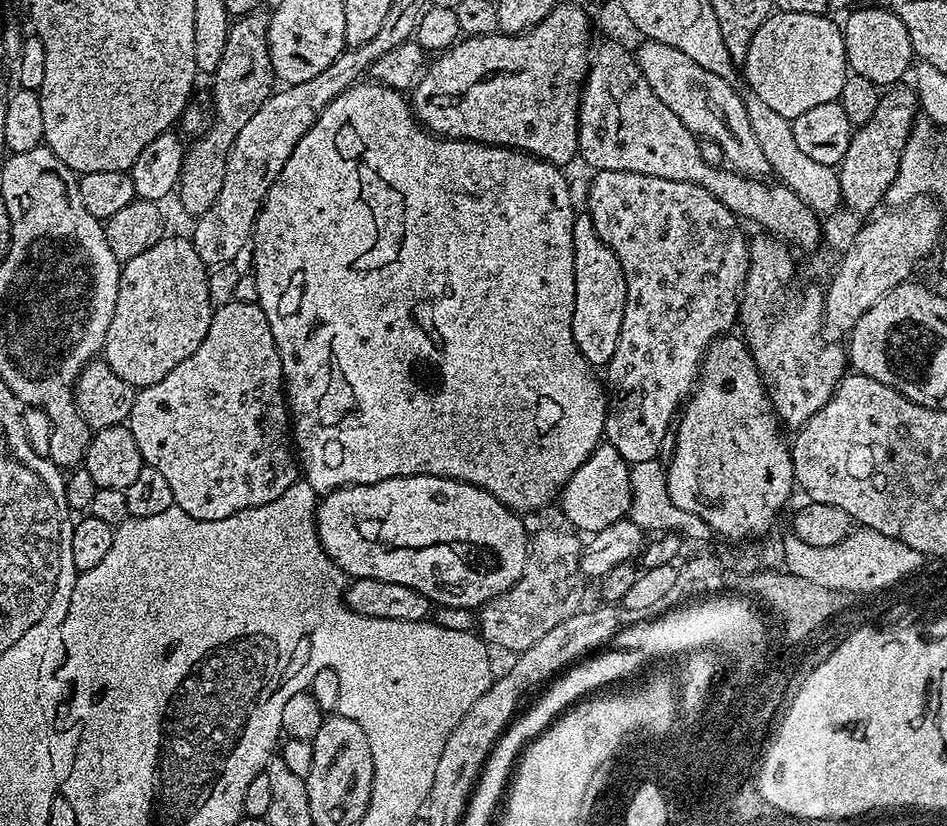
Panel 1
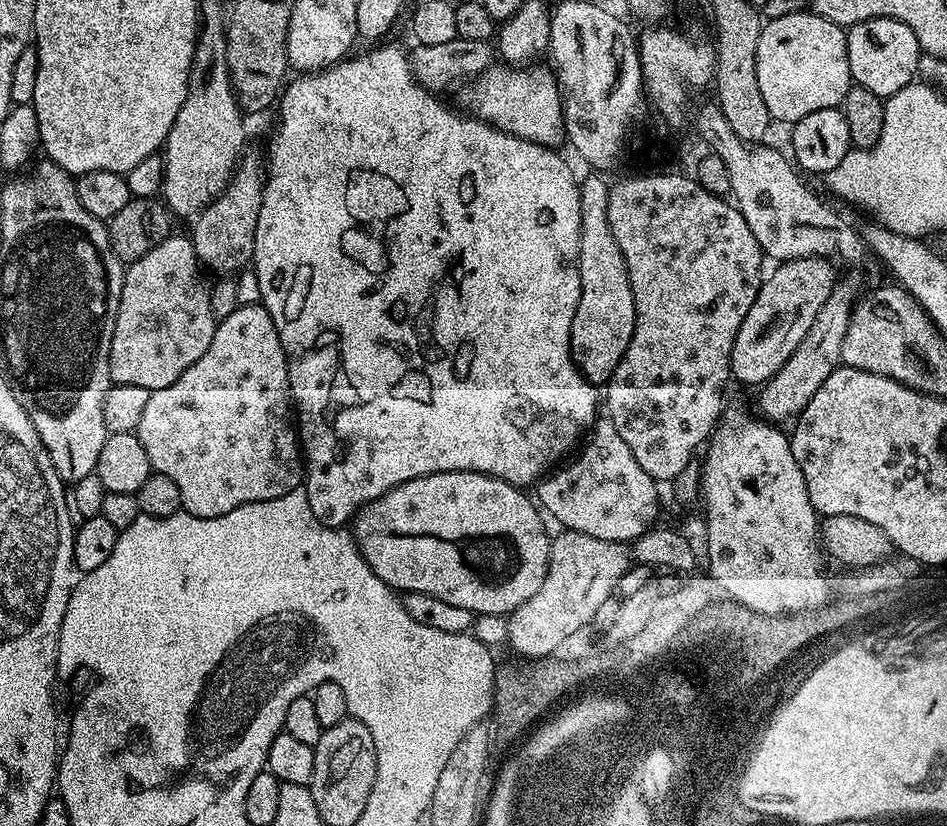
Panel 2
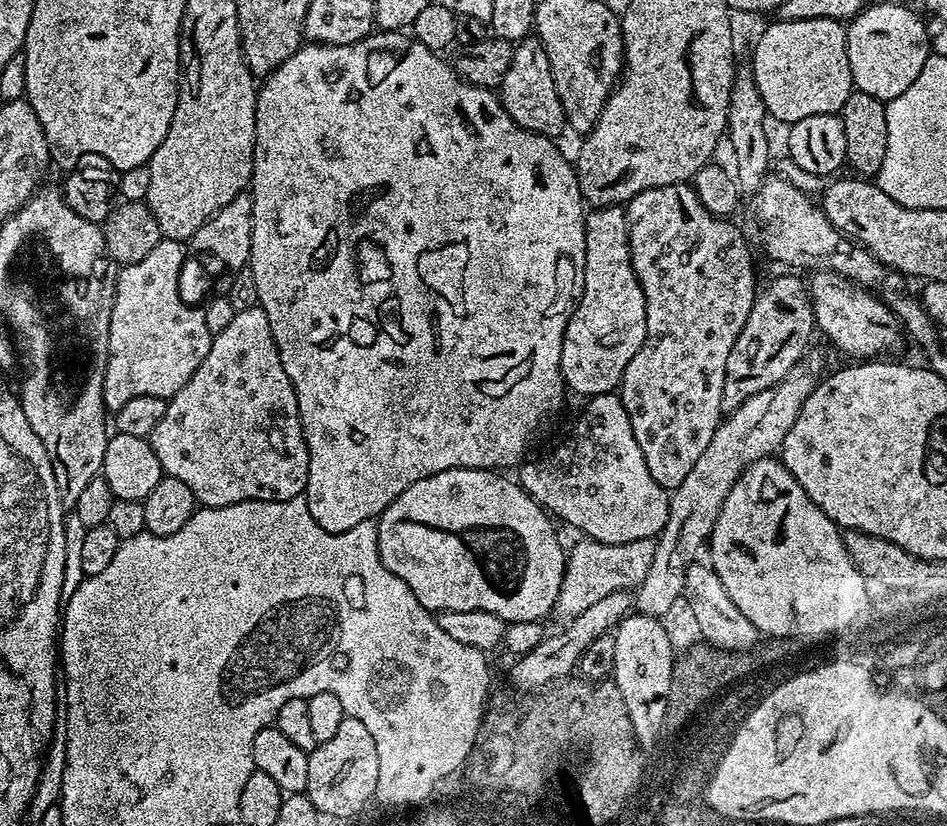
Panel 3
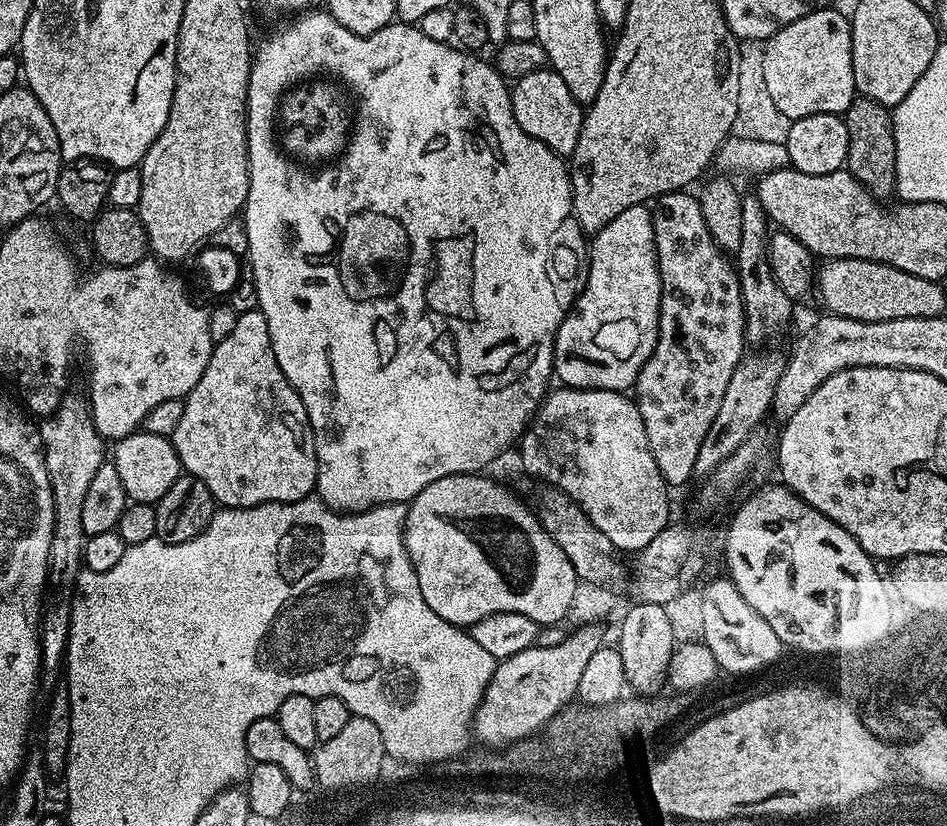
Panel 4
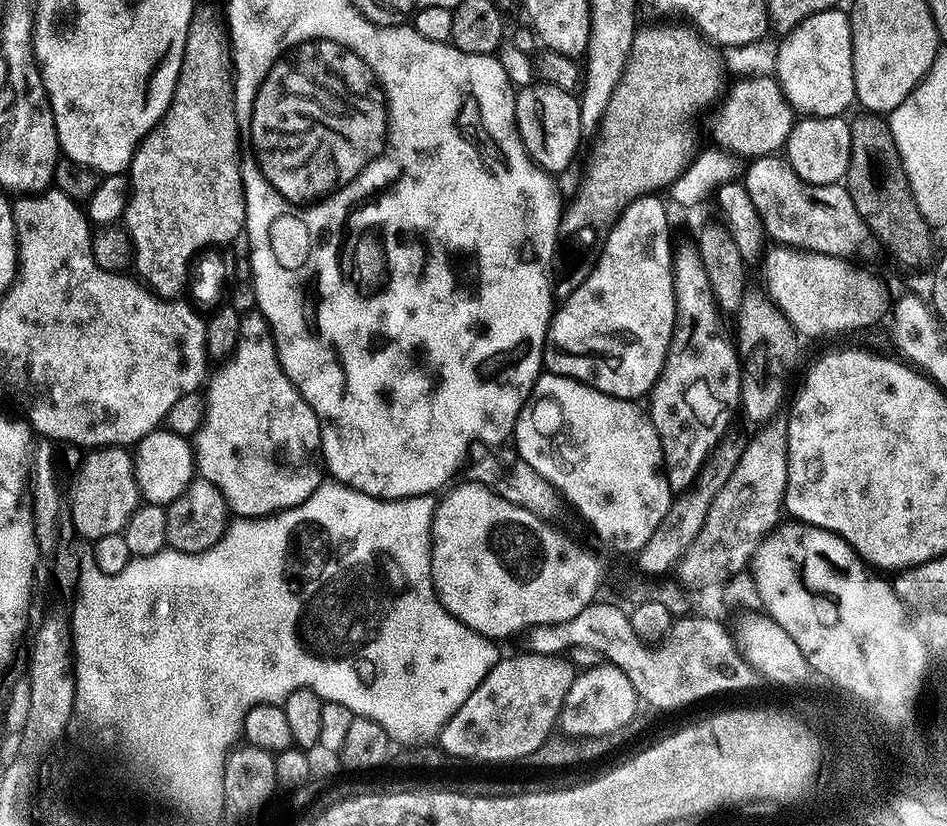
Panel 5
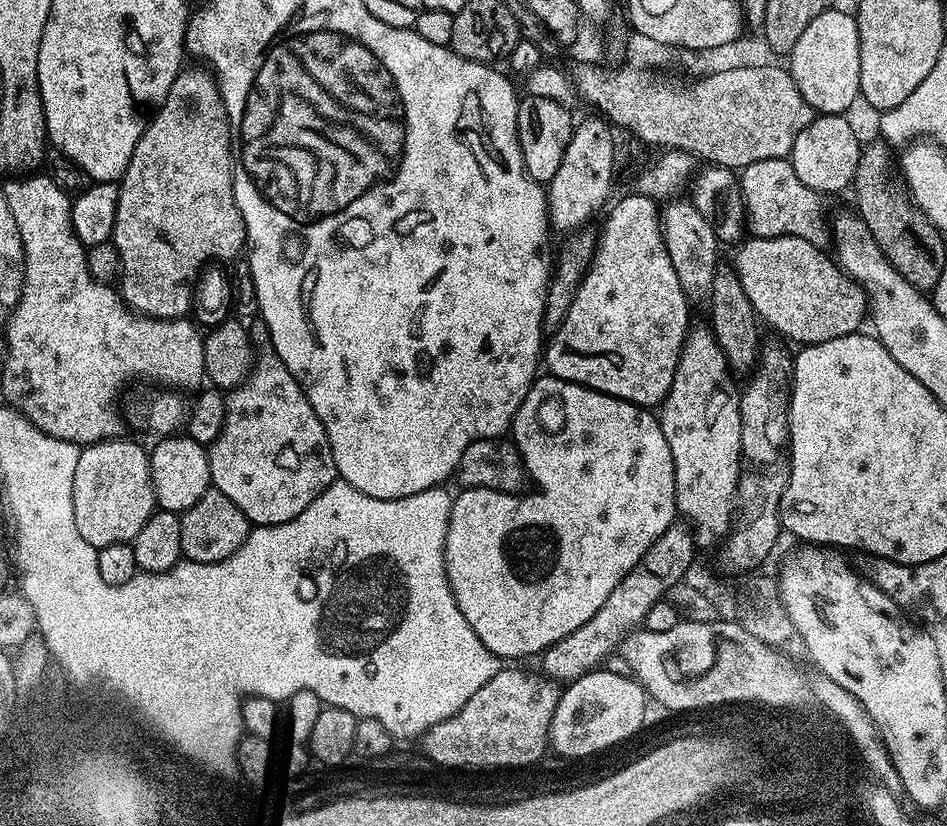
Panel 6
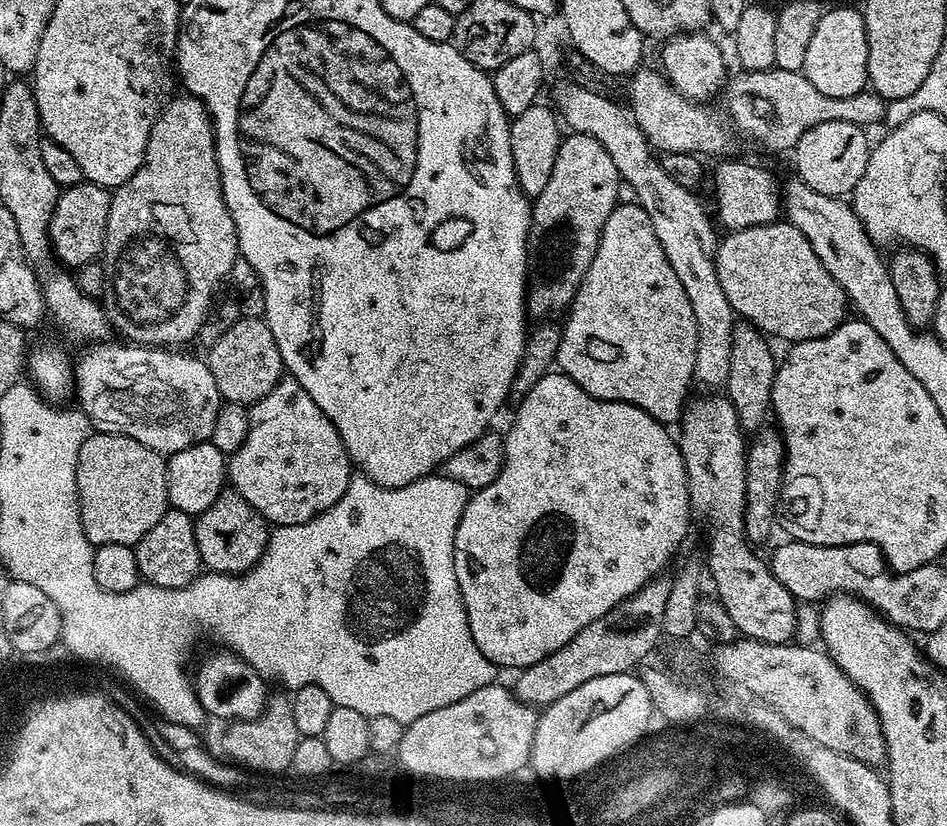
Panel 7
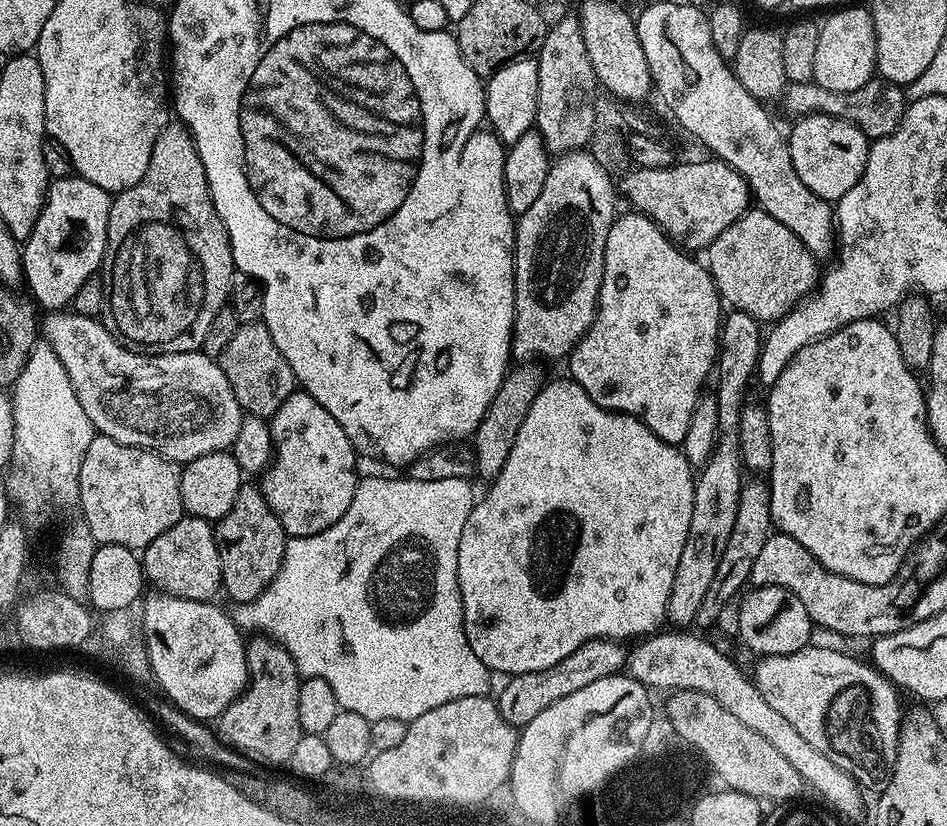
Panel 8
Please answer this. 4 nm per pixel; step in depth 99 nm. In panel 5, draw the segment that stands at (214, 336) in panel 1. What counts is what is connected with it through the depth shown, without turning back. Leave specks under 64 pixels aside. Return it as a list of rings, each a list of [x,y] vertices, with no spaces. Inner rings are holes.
[[[251,310],[243,313],[240,317],[240,337],[236,343],[234,351],[221,363],[220,369],[211,373],[206,384],[204,398],[204,420],[200,423],[194,437],[194,455],[196,458],[196,471],[203,479],[209,480],[211,484],[222,494],[222,498],[228,503],[229,509],[237,517],[251,518],[254,516],[270,516],[287,508],[298,506],[314,494],[314,490],[322,482],[322,457],[320,454],[320,420],[310,410],[310,406],[298,394],[296,387],[286,378],[286,374],[280,365],[276,343],[272,337],[272,327],[268,324],[268,319],[258,310]]]

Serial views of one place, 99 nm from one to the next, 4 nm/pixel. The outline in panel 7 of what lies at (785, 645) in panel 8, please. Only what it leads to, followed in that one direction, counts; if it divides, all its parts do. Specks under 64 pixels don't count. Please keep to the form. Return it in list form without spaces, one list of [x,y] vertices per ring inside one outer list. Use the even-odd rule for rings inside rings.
[[[727,398],[694,400],[683,409],[678,421],[678,429],[680,428],[681,432],[679,432],[678,443],[682,462],[686,468],[688,507],[691,515],[695,519],[697,516],[704,523],[704,532],[708,535],[708,572],[712,575],[713,586],[716,587],[715,599],[726,608],[741,637],[760,640],[764,644],[787,644],[793,639],[792,631],[796,628],[797,601],[784,589],[782,582],[774,578],[771,567],[765,561],[763,564],[751,552],[753,549],[744,534],[746,436],[738,422],[738,414]]]

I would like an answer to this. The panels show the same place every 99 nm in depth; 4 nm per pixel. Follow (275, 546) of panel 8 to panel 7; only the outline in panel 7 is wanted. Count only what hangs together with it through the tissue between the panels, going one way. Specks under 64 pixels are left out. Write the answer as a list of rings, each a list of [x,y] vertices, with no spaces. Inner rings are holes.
[[[234,490],[220,492],[218,498],[214,498],[214,502],[210,502],[206,511],[201,516],[195,517],[194,523],[200,562],[210,572],[221,572],[227,576],[239,576],[249,572],[260,561],[268,545],[270,535],[268,521],[264,519],[262,514],[258,514],[258,510],[254,510],[250,506],[250,502],[246,502],[246,498],[242,498],[242,494],[238,494]]]

